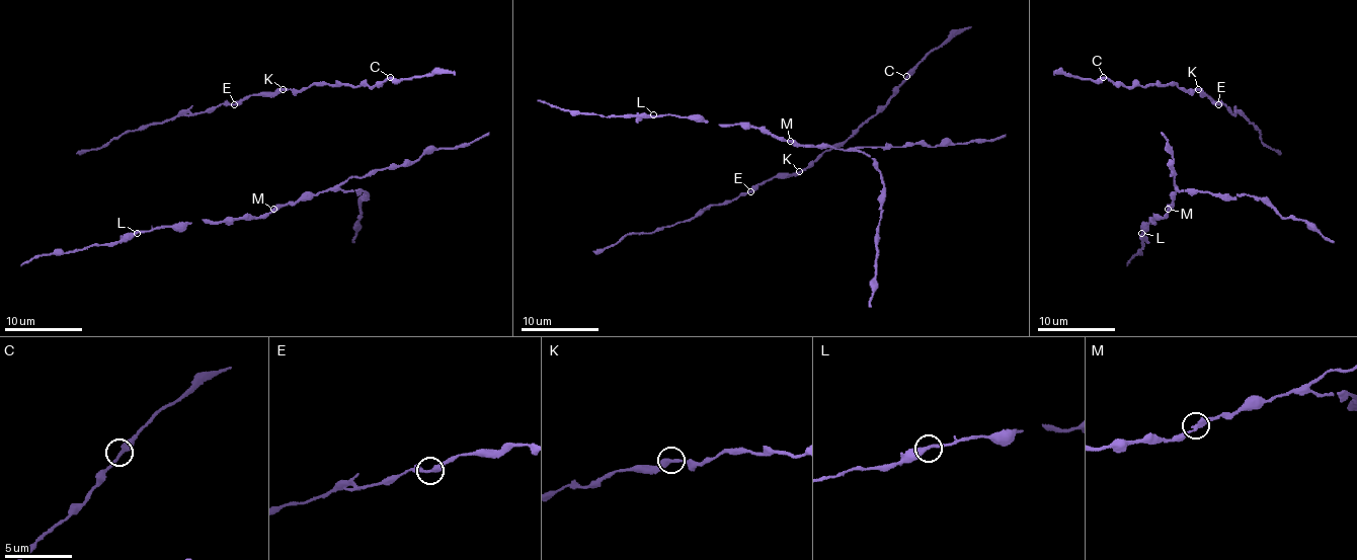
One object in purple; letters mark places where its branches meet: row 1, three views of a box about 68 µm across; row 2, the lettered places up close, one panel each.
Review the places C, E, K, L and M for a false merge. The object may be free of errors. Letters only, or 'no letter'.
no letter

